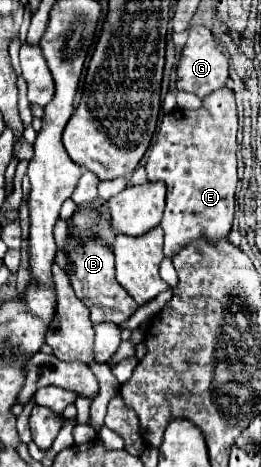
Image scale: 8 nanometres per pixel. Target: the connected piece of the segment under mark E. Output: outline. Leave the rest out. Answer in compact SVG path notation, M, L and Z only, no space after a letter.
M223 86L213 94L203 98L203 106L197 110L173 110L161 120L157 138L147 156L147 176L149 180L161 180L167 184L167 206L161 220L165 232L165 258L173 258L193 240L209 240L211 244L229 236L233 226L235 210L235 190L237 190L237 104L233 90Z

